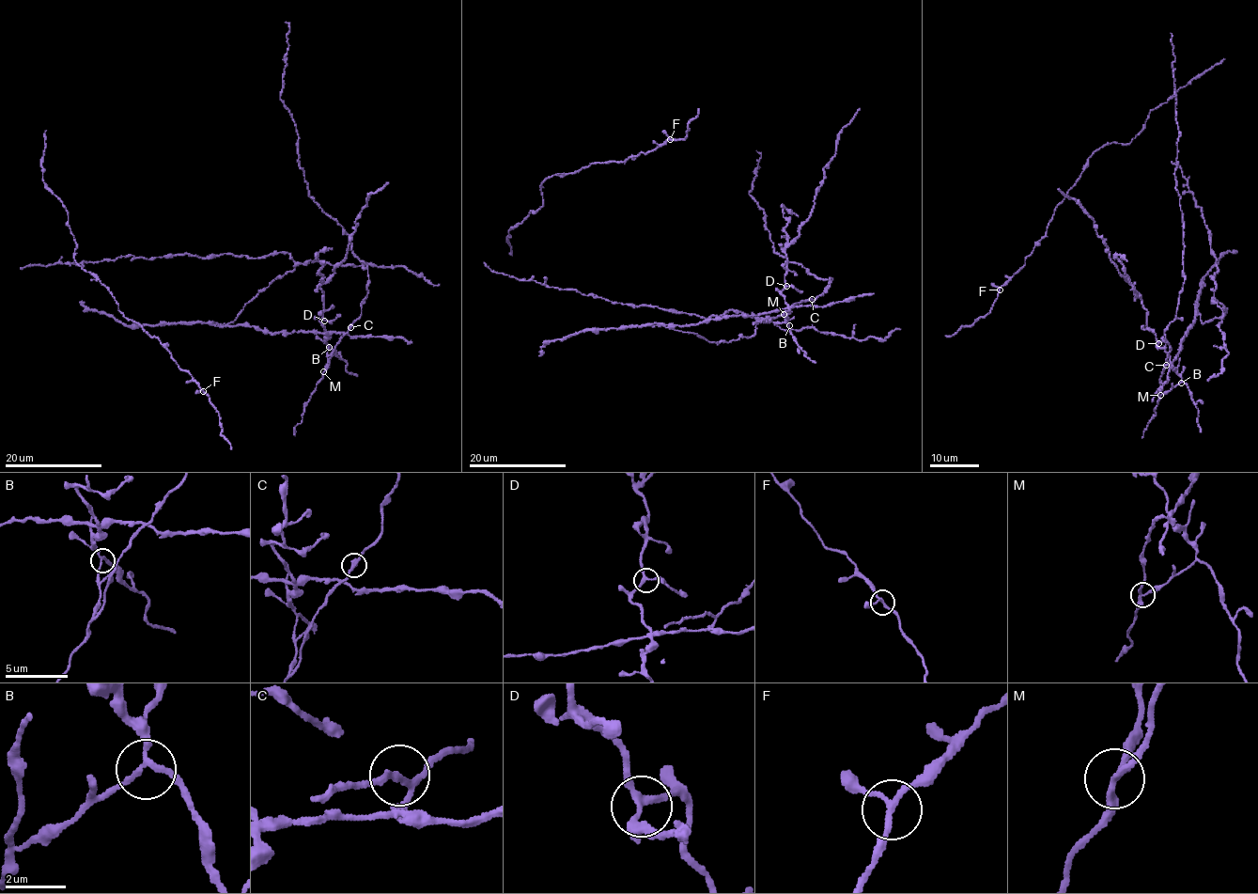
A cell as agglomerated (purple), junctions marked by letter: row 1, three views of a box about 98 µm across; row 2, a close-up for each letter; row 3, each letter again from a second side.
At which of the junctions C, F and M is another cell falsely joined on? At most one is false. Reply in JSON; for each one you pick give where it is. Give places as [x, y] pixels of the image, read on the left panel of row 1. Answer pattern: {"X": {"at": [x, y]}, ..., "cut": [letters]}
{"M": {"at": [323, 371]}, "cut": ["M"]}

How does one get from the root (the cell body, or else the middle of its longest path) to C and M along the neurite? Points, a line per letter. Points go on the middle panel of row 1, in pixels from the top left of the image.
C: (727, 341), (711, 342), (674, 328), (787, 308), (787, 325), (784, 314), (791, 305), (812, 299)
M: (727, 341), (711, 342), (674, 328), (787, 308), (787, 325), (784, 314)

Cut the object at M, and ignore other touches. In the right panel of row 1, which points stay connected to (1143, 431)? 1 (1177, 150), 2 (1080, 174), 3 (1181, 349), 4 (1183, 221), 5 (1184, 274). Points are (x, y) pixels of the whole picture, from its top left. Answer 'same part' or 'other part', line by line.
1: same part
2: same part
3: other part
4: same part
5: same part

